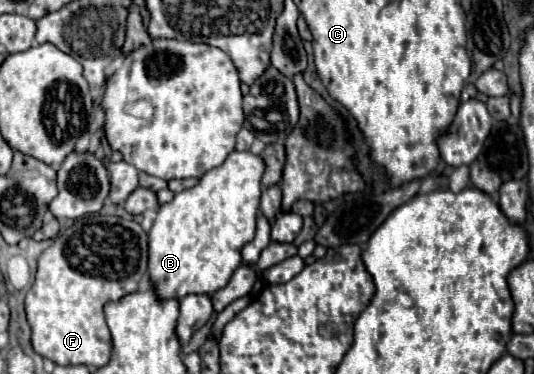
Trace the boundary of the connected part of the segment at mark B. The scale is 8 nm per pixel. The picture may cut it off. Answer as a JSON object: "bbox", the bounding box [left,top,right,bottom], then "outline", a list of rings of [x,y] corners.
{"bbox":[148,151,264,299],"outline":[[[232,151],[228,159],[204,173],[200,181],[160,205],[150,229],[148,271],[160,299],[182,299],[188,293],[212,295],[222,289],[242,263],[242,247],[254,237],[260,205],[264,159],[250,151]]]}

